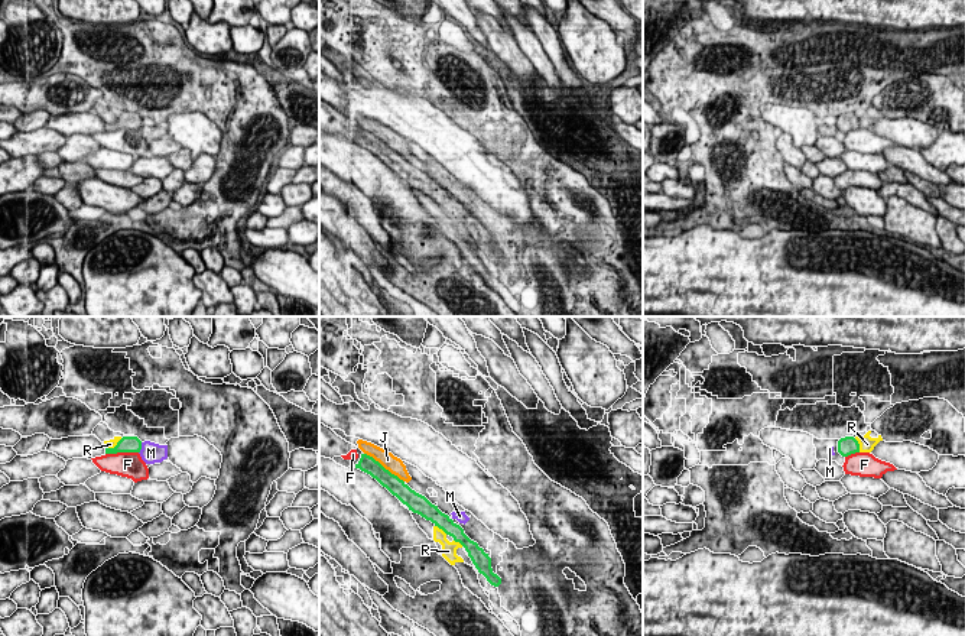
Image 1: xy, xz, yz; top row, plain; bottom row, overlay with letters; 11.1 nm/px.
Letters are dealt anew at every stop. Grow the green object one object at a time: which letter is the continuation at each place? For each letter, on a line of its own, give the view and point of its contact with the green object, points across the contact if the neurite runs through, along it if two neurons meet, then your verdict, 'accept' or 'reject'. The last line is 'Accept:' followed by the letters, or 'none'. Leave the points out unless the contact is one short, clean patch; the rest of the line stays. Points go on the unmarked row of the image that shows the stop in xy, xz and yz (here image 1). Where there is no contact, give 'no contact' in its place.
F: meets green in xy at (122, 127); reject
J: meets green in xz at (383, 143); reject
M: meets green in xy at (140, 125); reject
R: meets green in yz at (858, 122); reject
Accept: none

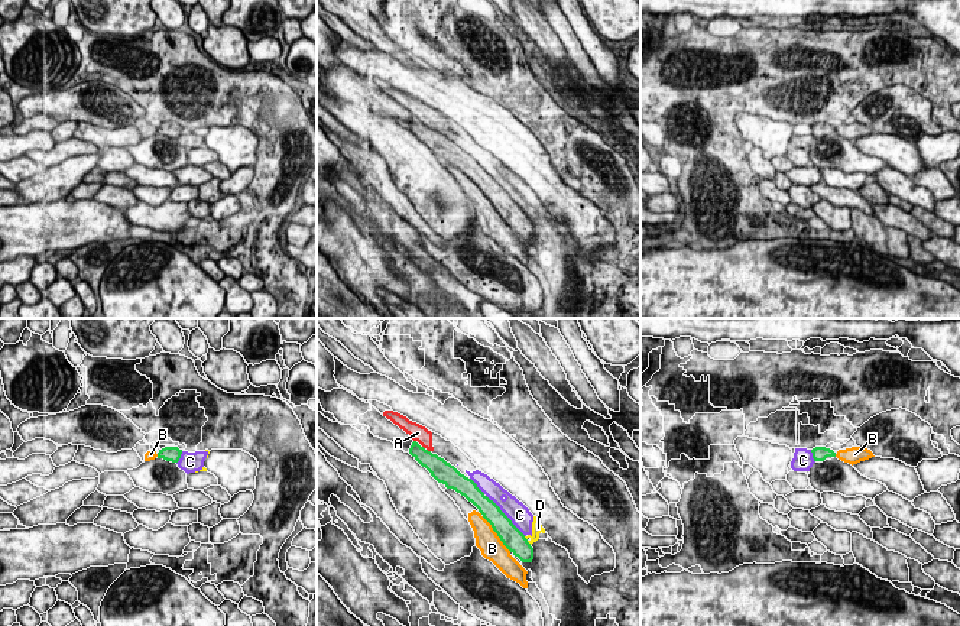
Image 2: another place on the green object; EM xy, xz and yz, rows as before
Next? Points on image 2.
A: meets green in xz at (427, 126); reject
B: meets green in xz at (496, 208); reject
C: meets green in xz at (498, 182); reject
D: meets green in xz at (526, 217); border along xz (524, 213), (531, 220); reject
Accept: none

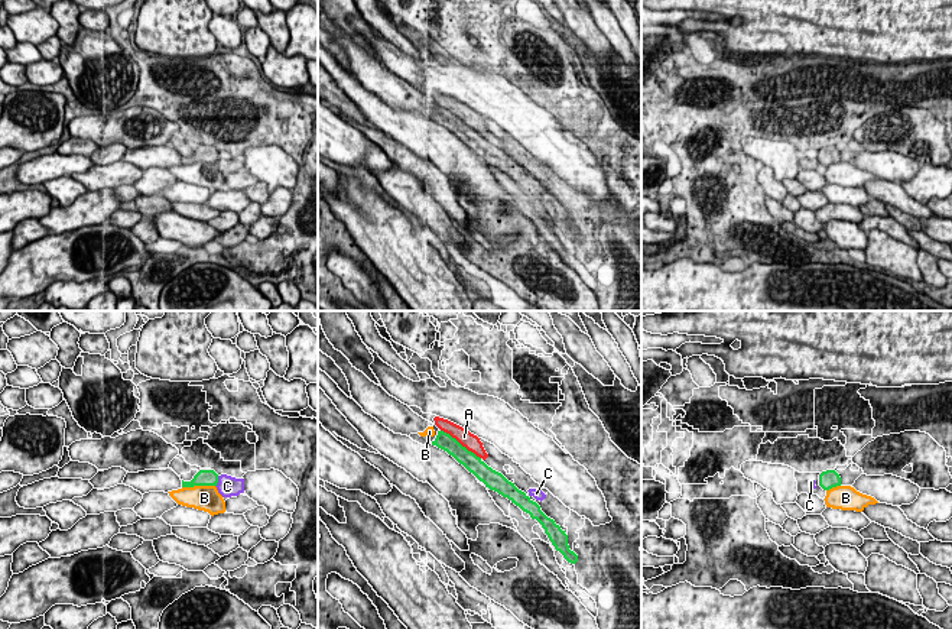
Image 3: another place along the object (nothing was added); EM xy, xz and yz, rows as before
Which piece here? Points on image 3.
A: meets green in xz at (460, 120); reject
B: meets green in xy at (198, 161); reject
C: meets green in xy at (217, 158); reject
Accept: none

